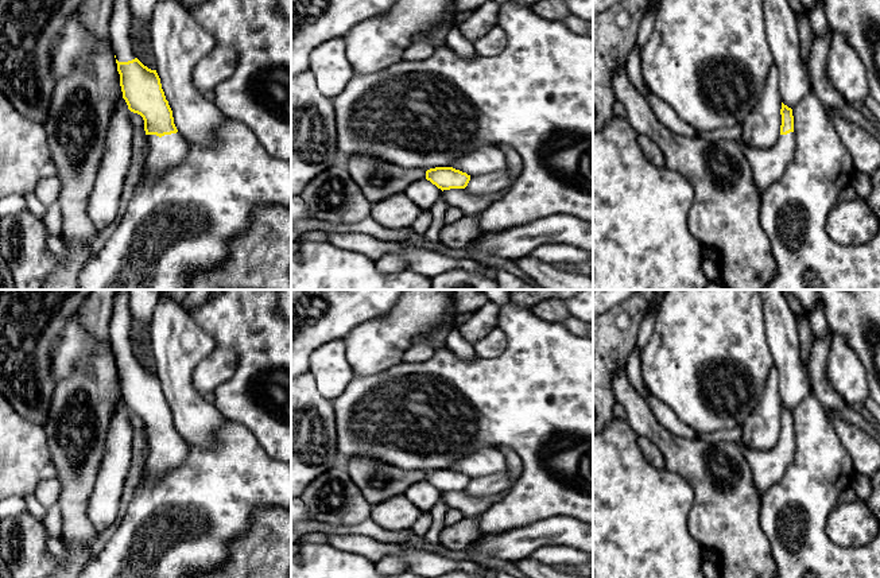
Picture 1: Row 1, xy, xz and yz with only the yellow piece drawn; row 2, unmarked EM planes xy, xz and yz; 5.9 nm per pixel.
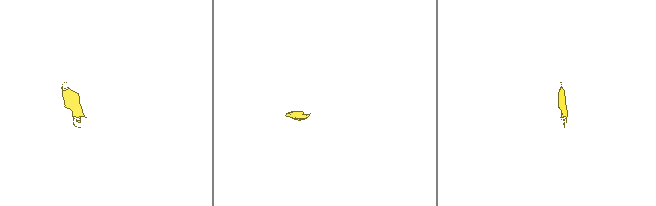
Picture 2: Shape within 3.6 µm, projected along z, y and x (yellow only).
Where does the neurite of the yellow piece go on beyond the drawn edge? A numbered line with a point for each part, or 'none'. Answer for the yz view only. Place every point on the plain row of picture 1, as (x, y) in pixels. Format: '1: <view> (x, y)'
1: yz (768, 466)

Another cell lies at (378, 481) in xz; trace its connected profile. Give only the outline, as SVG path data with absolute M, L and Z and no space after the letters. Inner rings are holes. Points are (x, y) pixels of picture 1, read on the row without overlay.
M365 457L350 458L345 465L349 477L371 505L404 494L414 482L426 480L422 470L404 470Z

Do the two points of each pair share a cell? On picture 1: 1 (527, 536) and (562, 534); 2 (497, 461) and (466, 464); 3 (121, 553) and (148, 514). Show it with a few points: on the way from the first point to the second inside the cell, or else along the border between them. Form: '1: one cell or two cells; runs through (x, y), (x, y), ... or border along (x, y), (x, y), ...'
1: one cell; runs through (535, 535), (554, 534)
2: one cell; runs through (489, 461), (475, 464)
3: one cell; runs through (131, 543), (148, 523)

